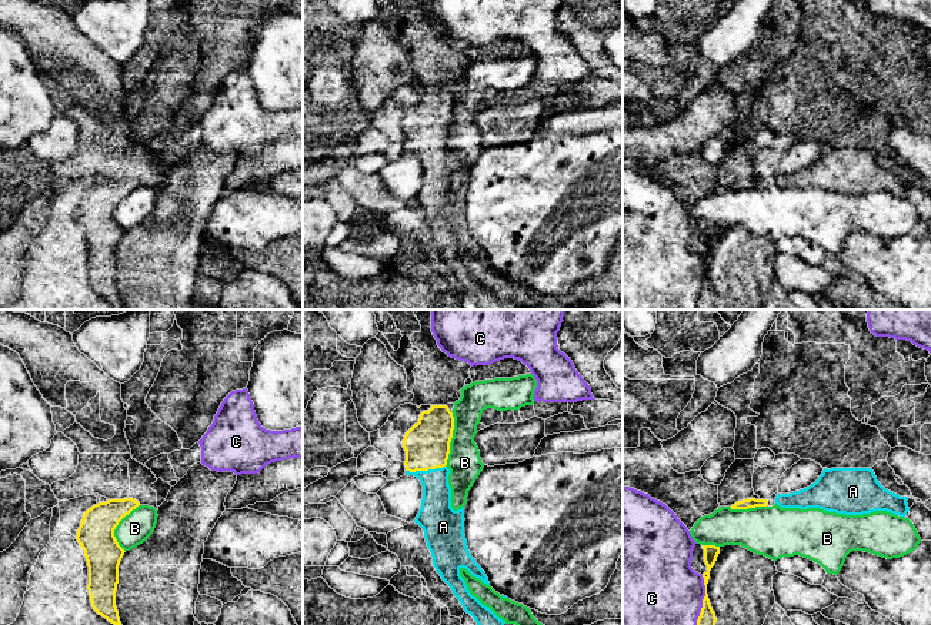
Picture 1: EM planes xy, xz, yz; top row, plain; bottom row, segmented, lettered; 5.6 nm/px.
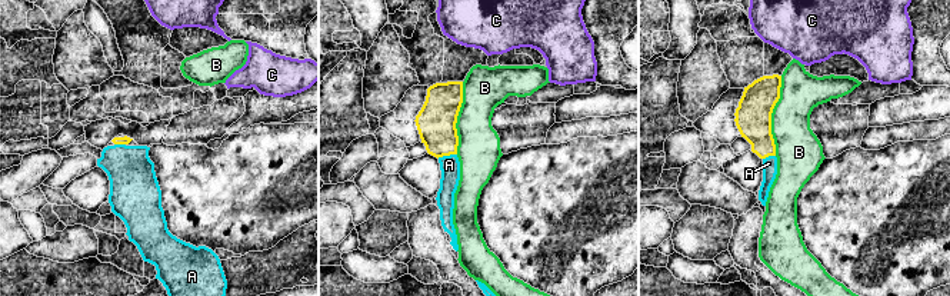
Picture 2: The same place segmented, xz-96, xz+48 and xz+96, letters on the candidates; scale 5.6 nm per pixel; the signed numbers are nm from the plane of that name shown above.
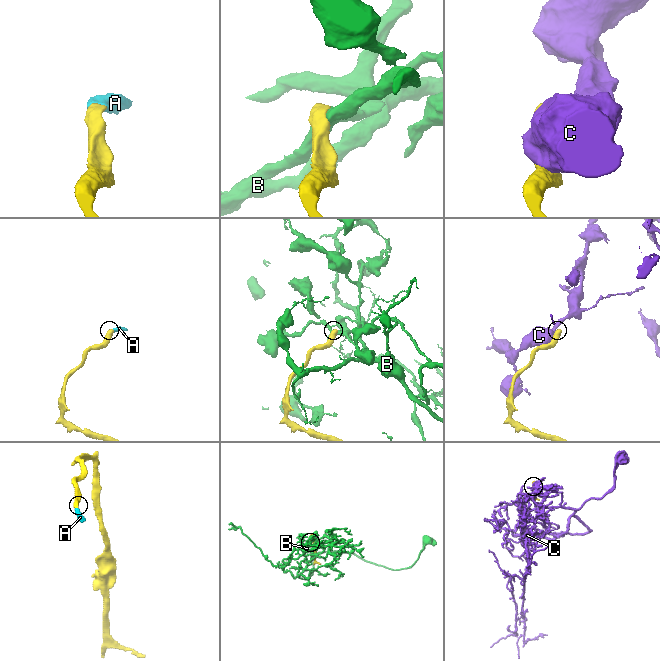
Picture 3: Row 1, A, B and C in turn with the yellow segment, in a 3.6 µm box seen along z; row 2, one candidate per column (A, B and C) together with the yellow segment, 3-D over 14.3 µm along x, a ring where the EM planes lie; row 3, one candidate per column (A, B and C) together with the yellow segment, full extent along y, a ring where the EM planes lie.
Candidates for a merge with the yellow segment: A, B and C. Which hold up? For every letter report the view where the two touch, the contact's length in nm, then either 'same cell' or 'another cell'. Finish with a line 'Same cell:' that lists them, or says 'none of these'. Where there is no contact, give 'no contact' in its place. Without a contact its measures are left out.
A: contact in xz; length 220 nm; same cell
B: contact in xz; length 320 nm; another cell
C: contact in yz; length 300 nm; another cell
Same cell: A

